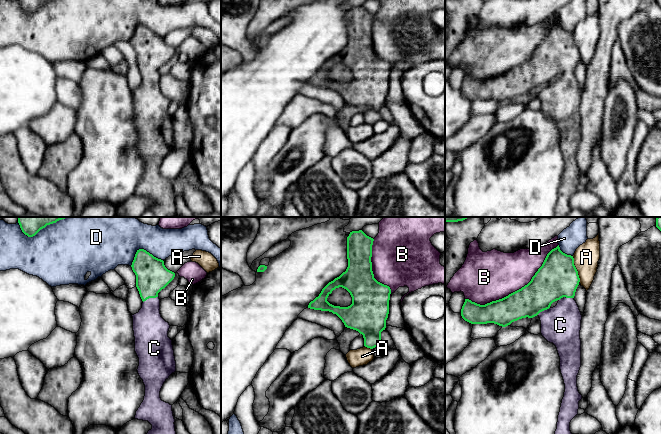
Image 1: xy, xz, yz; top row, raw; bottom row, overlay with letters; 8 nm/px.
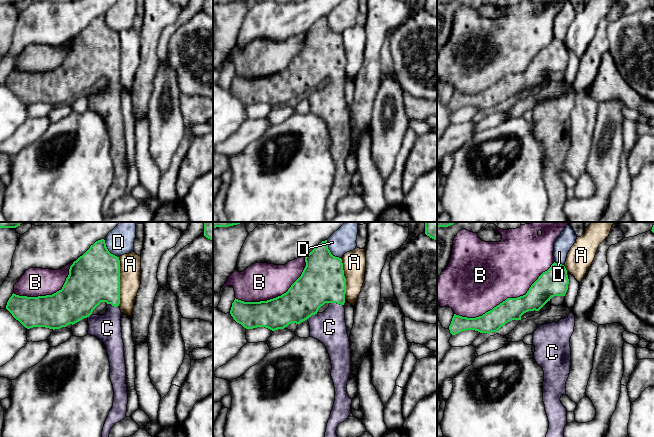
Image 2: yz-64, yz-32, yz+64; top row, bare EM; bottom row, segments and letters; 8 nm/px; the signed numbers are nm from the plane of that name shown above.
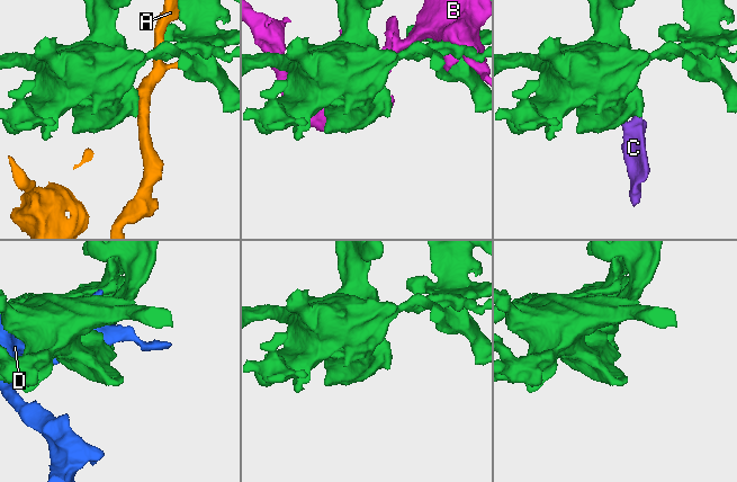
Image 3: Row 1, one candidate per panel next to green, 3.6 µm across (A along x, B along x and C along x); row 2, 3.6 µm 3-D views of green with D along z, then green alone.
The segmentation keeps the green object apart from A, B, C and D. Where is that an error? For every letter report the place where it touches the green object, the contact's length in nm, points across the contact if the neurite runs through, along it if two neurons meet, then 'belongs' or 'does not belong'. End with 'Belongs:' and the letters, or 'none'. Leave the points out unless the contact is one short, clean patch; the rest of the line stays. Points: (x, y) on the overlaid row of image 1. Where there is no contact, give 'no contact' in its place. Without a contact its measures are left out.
A: yz (576, 269) | 220 nm | does not belong
B: yz (517, 290) | 850 nm | does not belong
C: xy (150, 297) | 130 nm | across xy (152, 276), (150, 279), (150, 297), (149, 327) | belongs
D: xy (142, 249) | 260 nm | does not belong
Belongs: C

